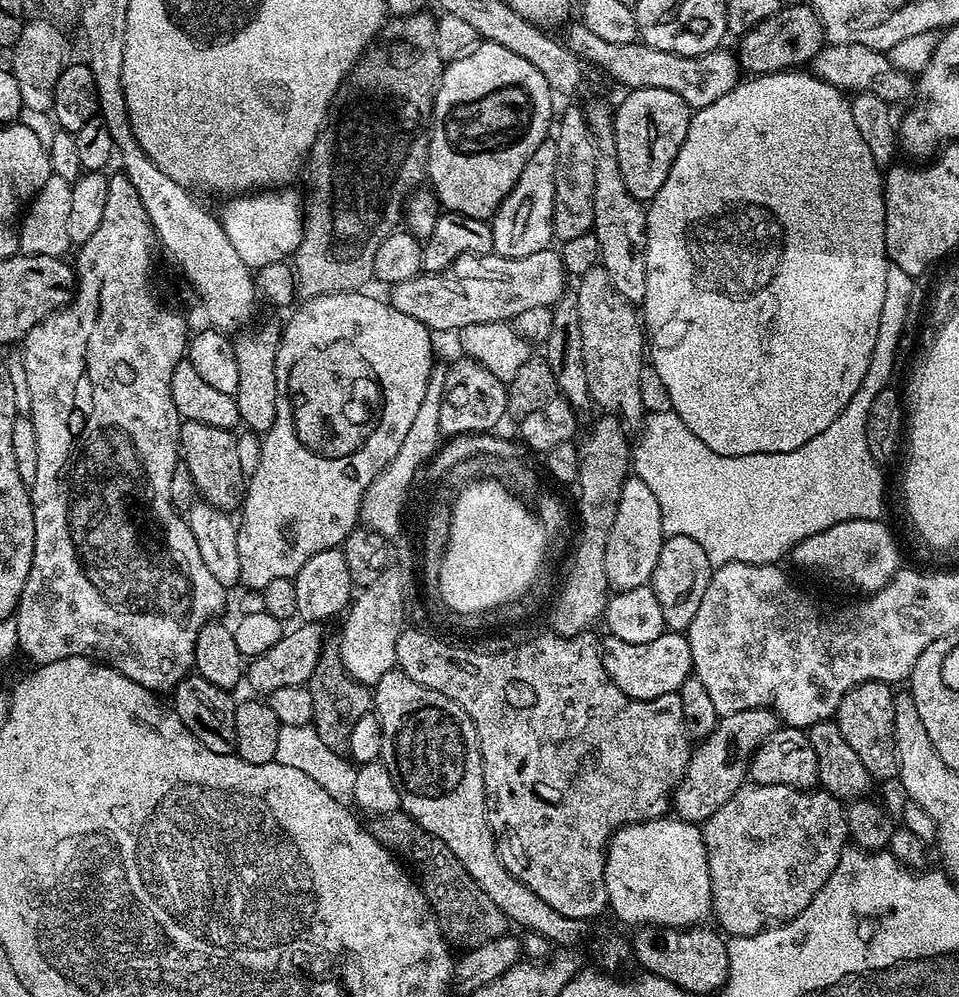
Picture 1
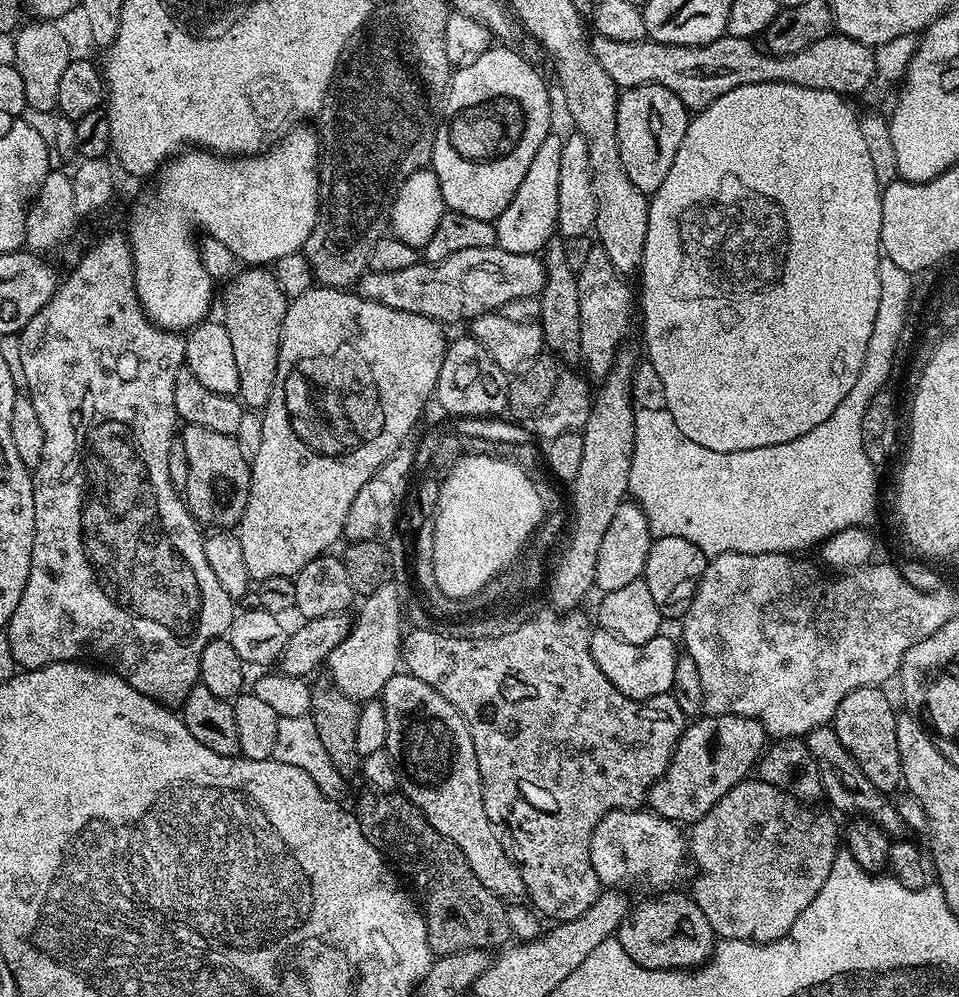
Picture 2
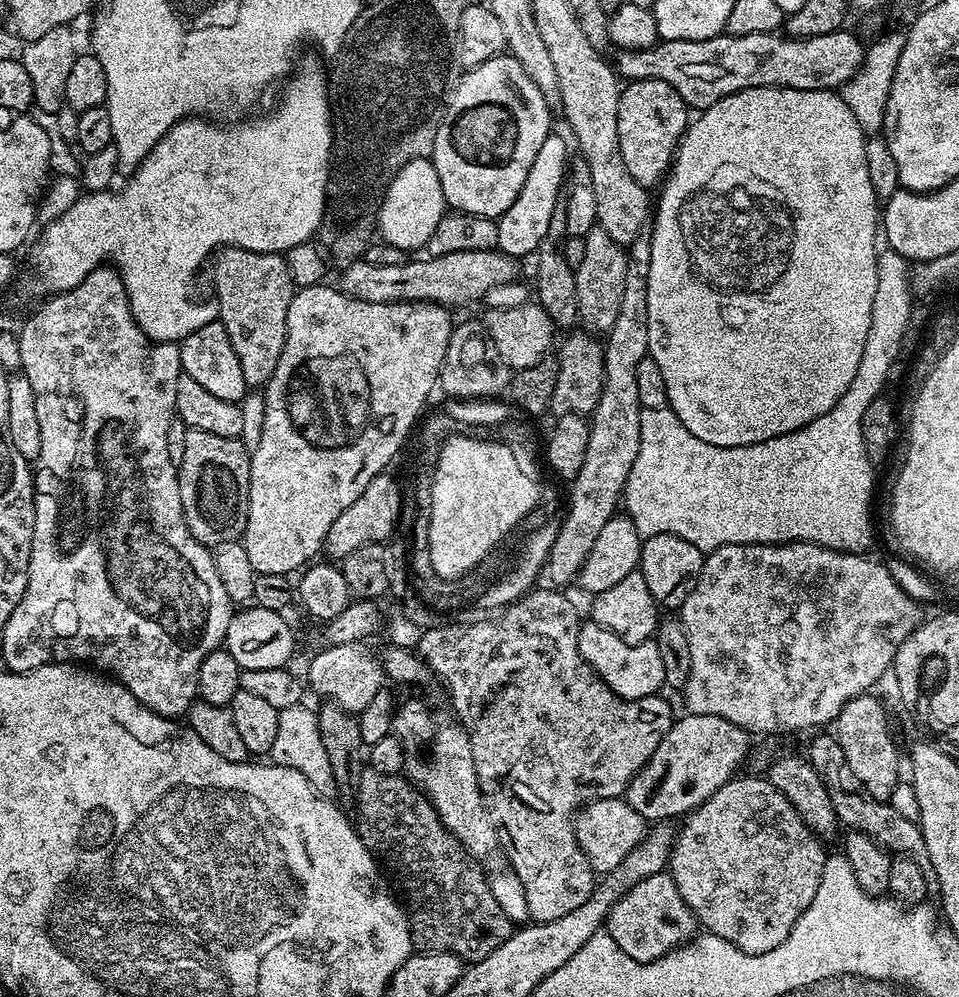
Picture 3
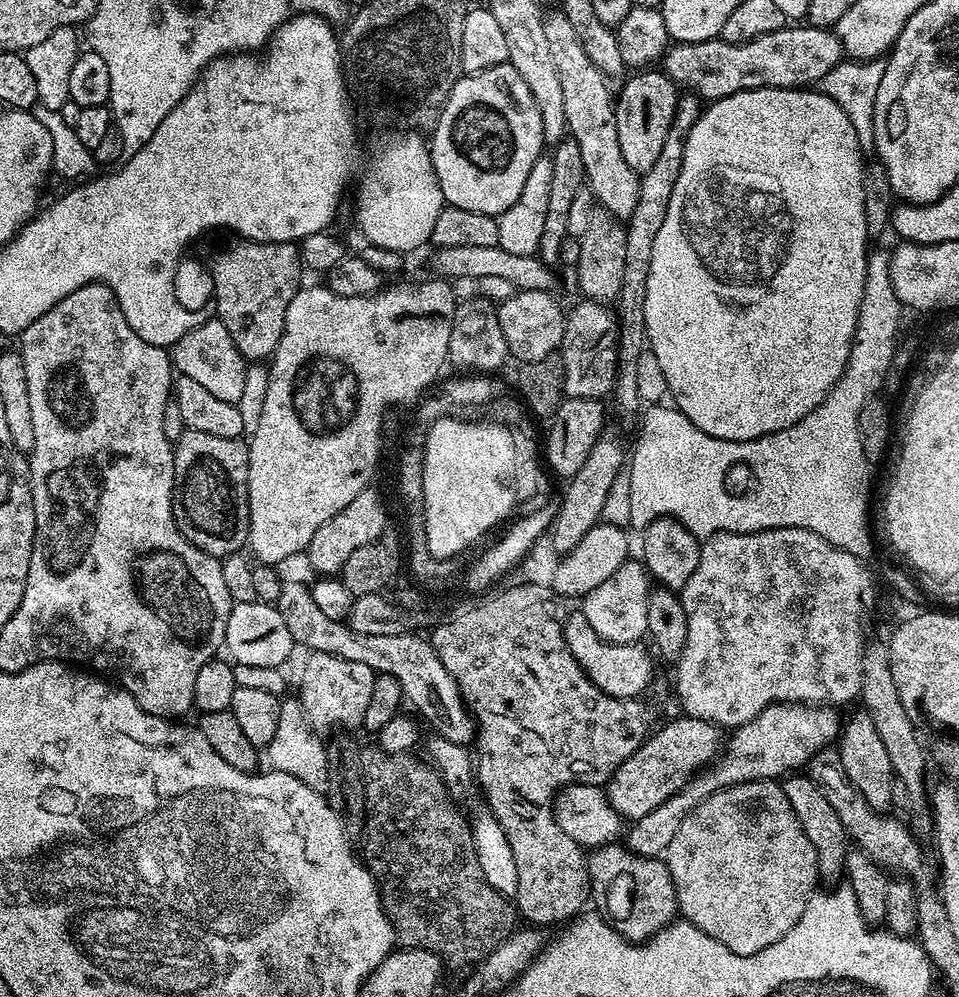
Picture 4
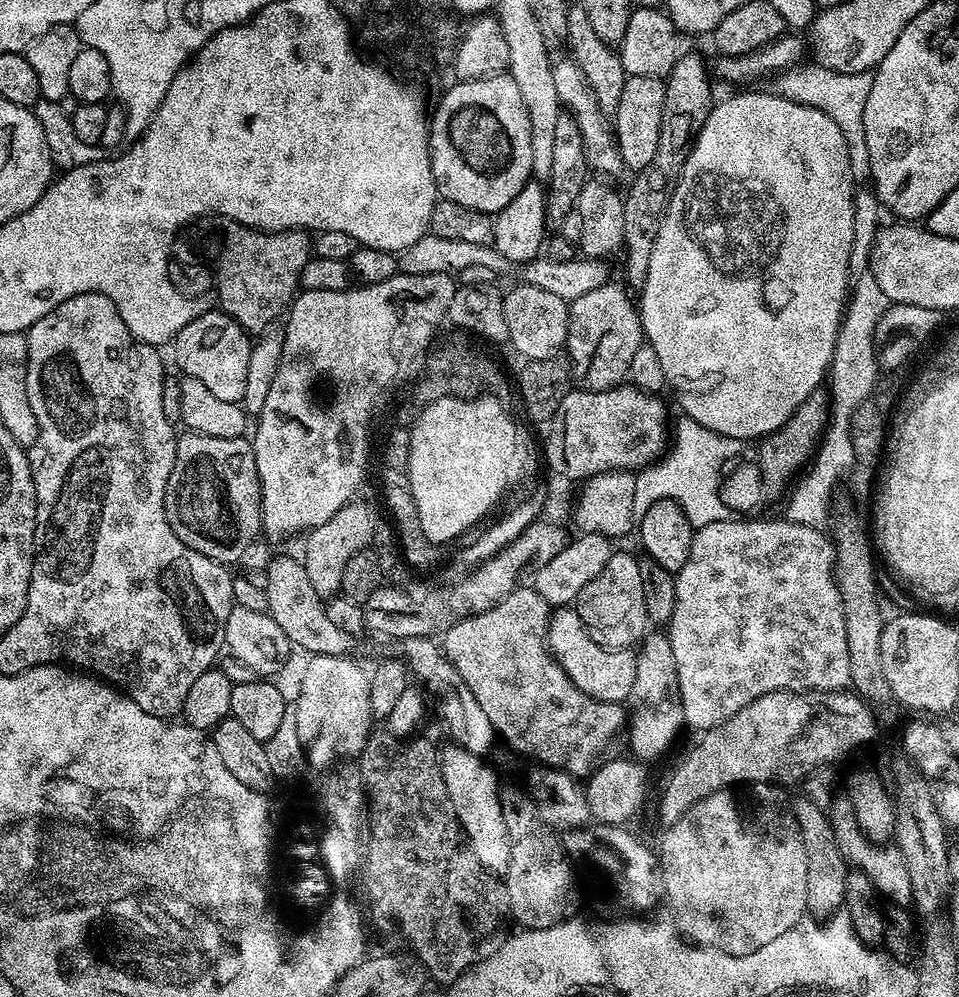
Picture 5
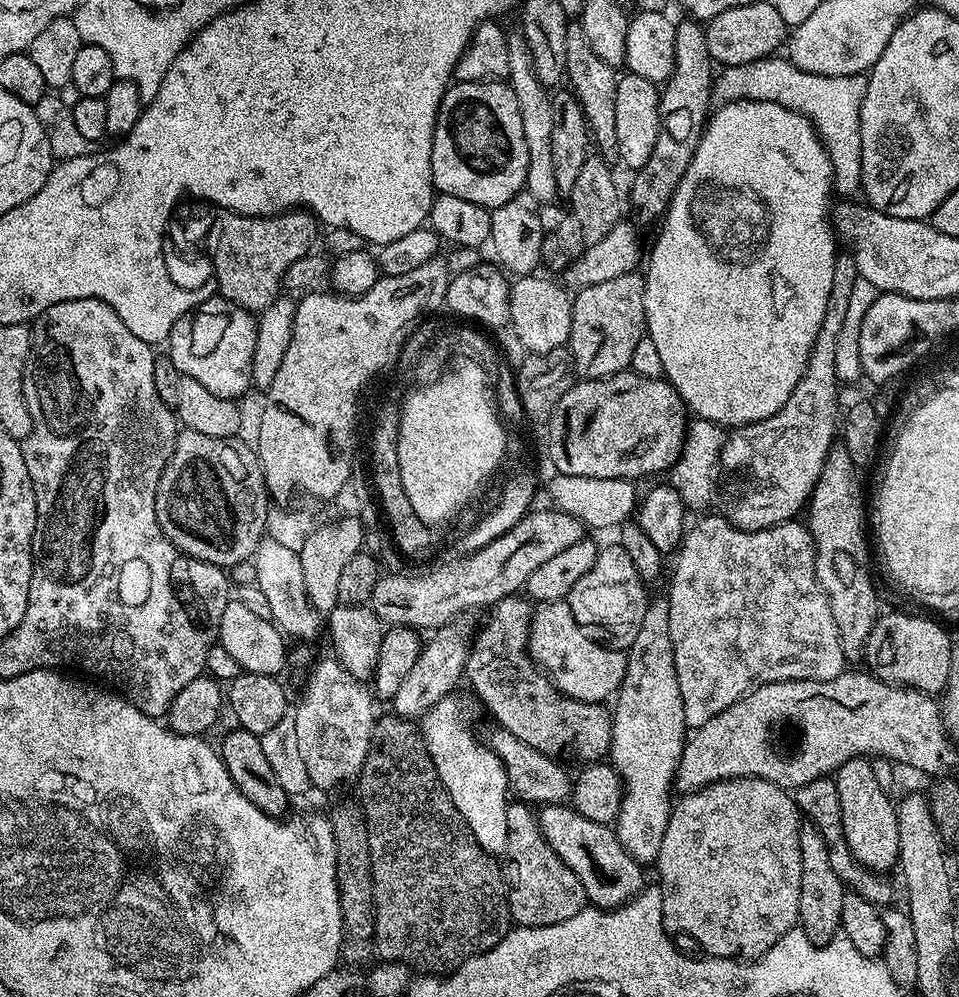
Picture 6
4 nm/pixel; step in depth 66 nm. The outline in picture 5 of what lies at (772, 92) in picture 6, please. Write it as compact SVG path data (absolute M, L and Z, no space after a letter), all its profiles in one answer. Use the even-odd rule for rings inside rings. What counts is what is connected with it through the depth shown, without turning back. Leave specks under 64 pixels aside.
M797 66L788 68L785 72L775 73L774 79L771 81L773 84L770 84L771 91L782 98L790 98L799 104L814 106L818 110L830 114L830 118L834 118L834 122L838 122L848 143L848 157L853 180L867 181L870 177L870 154L866 154L864 115L866 114L866 98L870 98L872 72L835 72L819 66L804 67Z

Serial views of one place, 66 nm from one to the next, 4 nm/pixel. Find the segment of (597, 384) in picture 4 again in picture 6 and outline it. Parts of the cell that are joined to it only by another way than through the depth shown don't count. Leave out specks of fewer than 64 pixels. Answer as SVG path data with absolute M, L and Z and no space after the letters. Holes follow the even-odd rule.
M639 271L579 289L572 296L572 321L567 343L572 359L576 361L577 377L604 380L625 371L631 365L638 342L645 339L647 326L644 276Z

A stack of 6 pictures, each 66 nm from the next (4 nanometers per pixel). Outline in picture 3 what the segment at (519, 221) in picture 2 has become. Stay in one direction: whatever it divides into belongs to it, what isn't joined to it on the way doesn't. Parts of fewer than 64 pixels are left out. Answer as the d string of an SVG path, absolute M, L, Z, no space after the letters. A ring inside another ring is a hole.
M550 134L546 142L542 142L538 155L534 157L534 163L530 165L530 174L526 174L526 182L522 185L522 190L518 190L518 198L514 198L514 206L510 206L510 210L506 210L504 215L499 217L500 233L496 248L507 256L531 257L542 238L546 238L546 230L550 230L550 218L561 203L566 173L570 168L569 141L564 141L556 135Z

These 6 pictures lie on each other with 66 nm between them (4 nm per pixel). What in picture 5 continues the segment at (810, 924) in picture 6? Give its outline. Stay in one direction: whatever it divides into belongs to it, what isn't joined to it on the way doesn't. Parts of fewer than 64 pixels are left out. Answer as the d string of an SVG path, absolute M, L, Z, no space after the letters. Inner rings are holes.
M800 794L795 801L791 801L790 807L792 815L795 816L800 833L802 834L802 846L806 846L806 906L808 912L816 918L827 918L833 912L841 909L844 903L844 895L846 894L846 878L850 871L842 850L838 850L838 842L834 838L834 830L830 826L830 818L825 814L824 809L820 808L813 800L809 800L807 796Z

